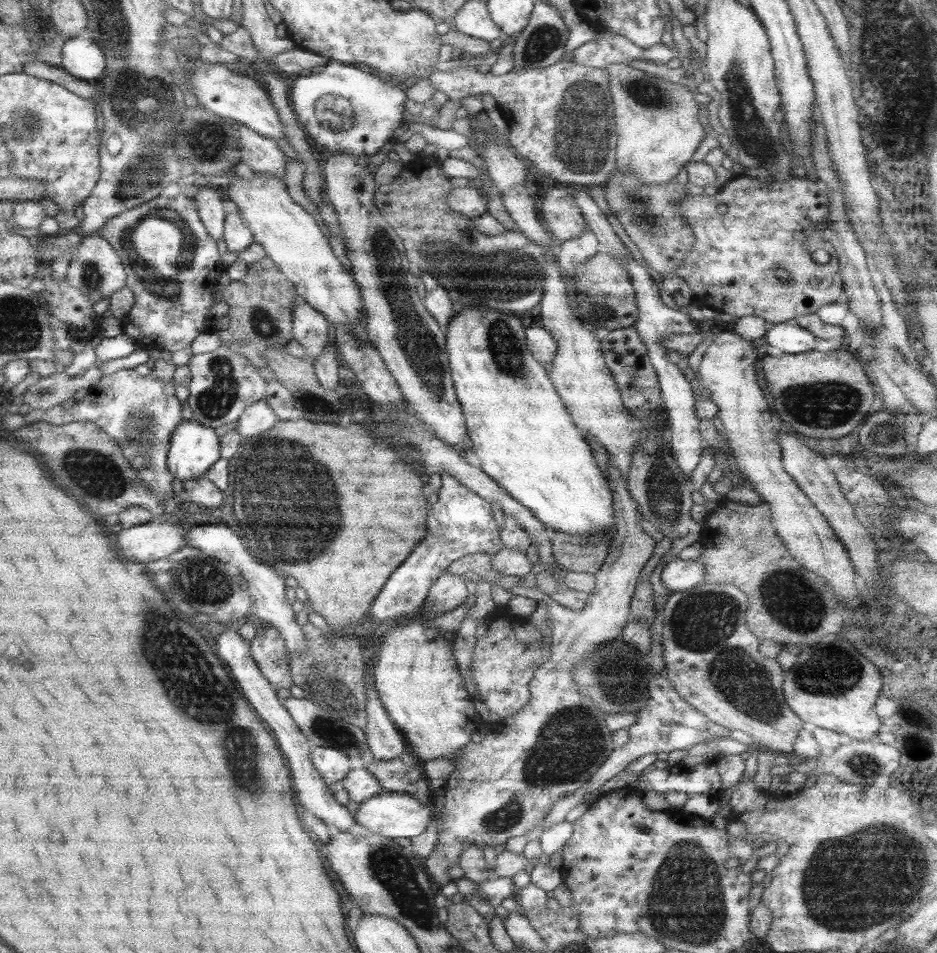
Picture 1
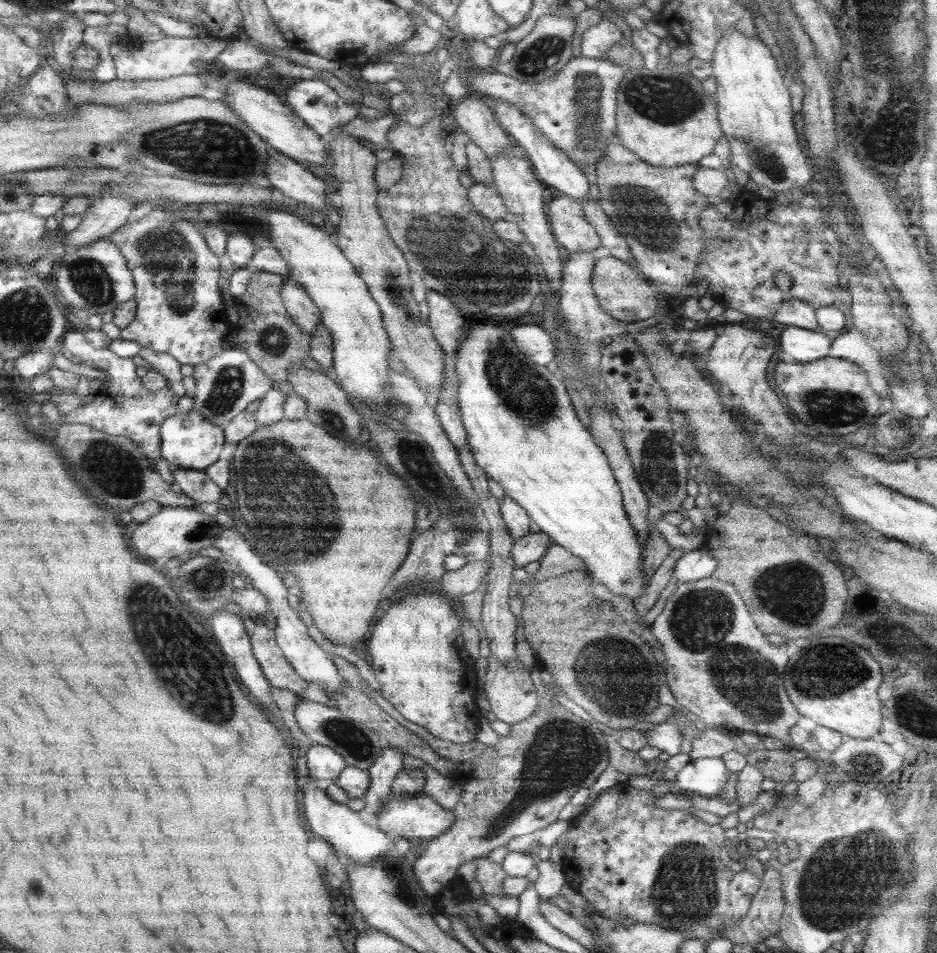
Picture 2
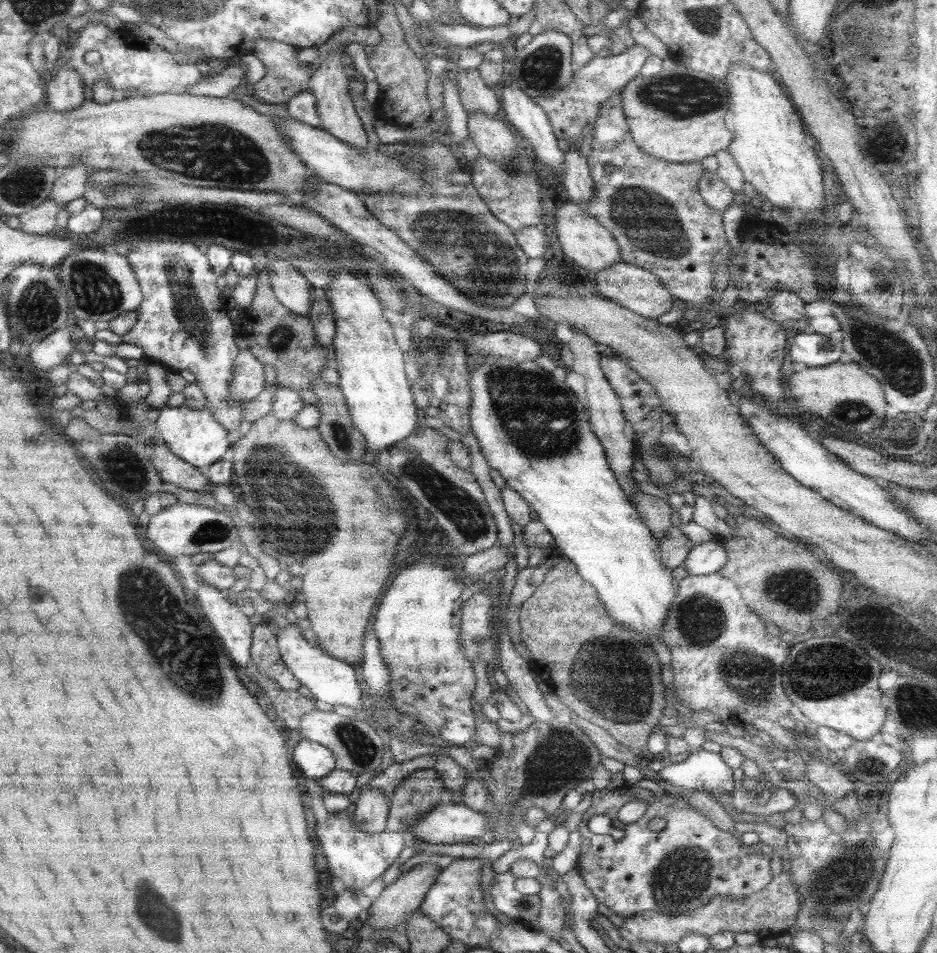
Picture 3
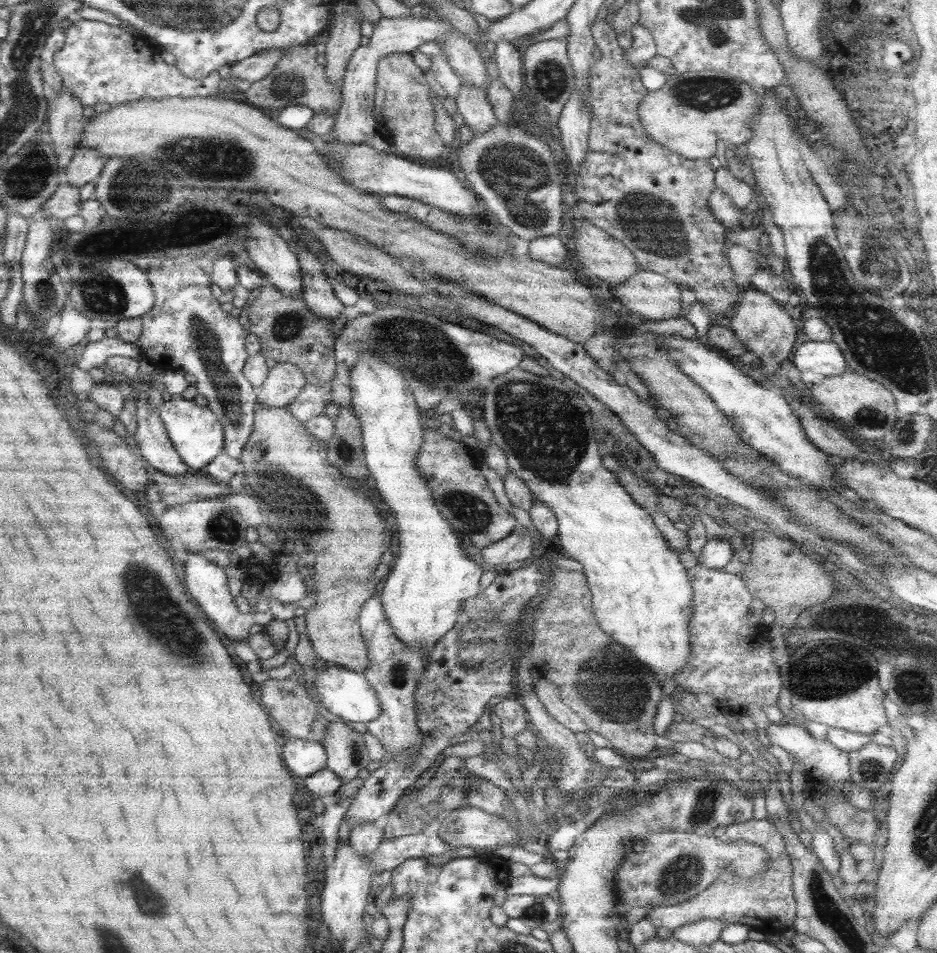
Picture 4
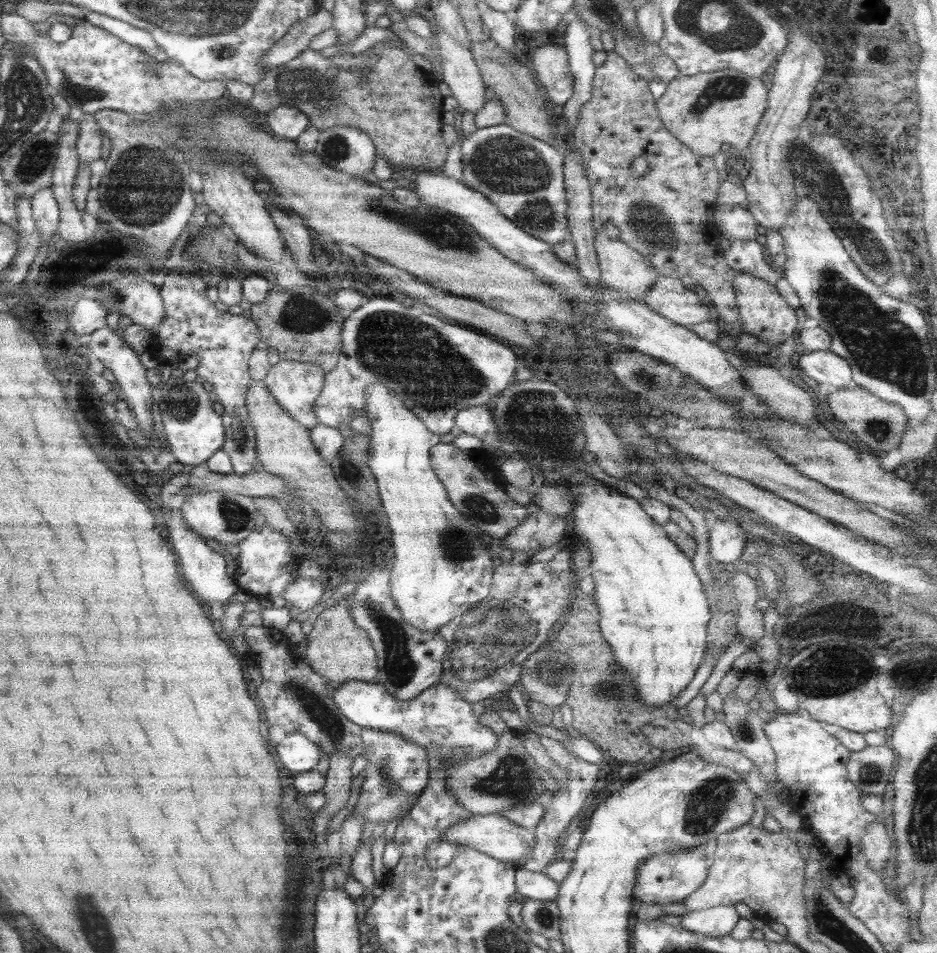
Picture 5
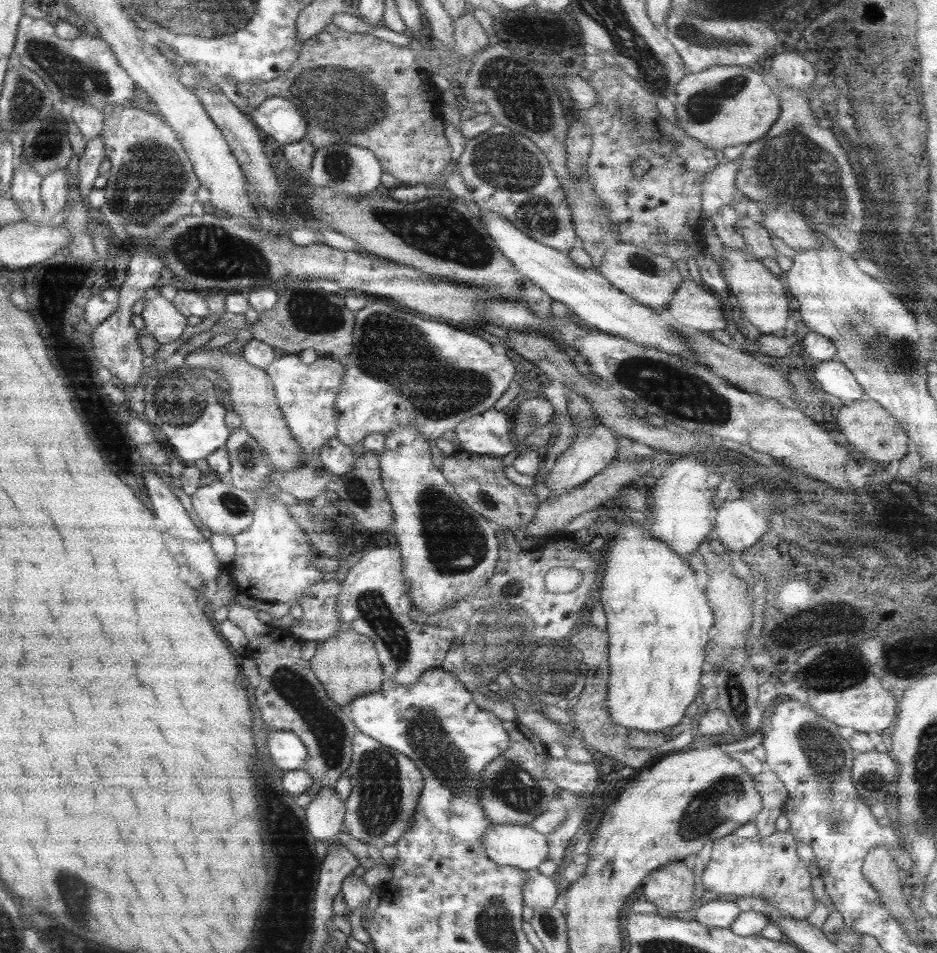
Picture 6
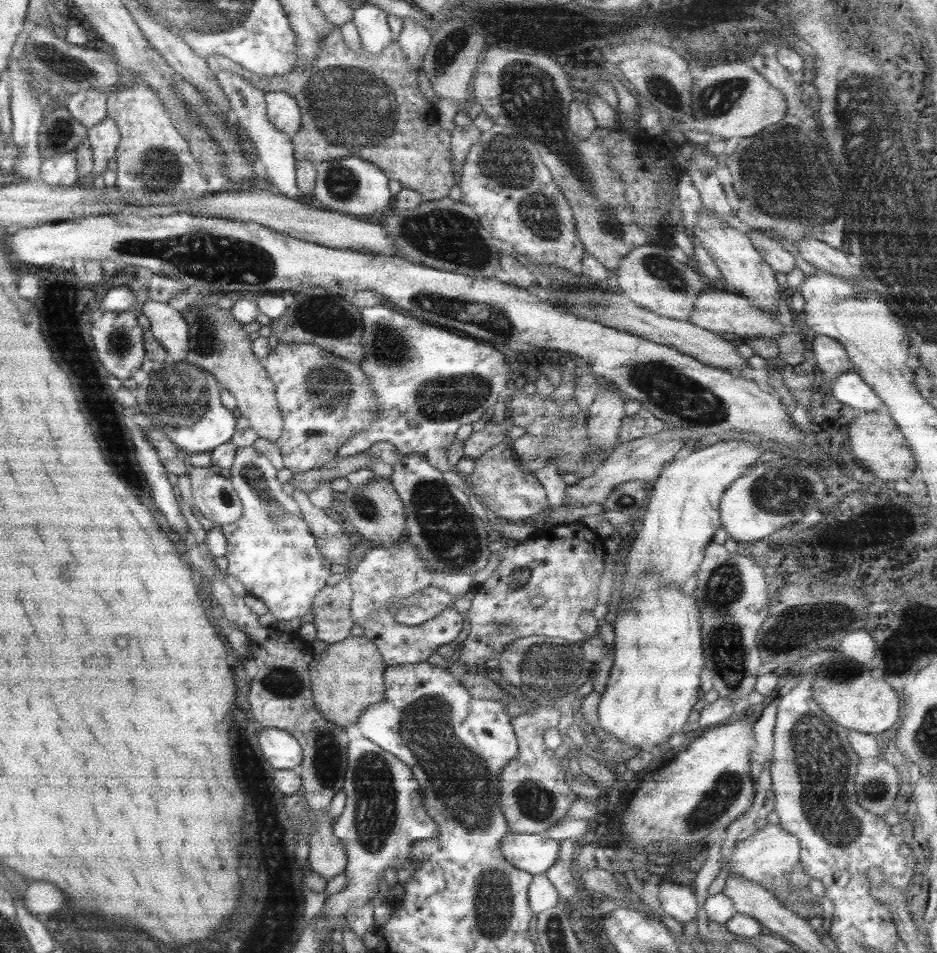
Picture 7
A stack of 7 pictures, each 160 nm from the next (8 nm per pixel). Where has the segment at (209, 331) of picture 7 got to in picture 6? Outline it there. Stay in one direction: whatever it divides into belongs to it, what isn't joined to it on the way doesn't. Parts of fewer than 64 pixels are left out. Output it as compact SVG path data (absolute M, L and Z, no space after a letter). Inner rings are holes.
M204 345L197 347L184 356L185 366L189 368L208 368L219 373L228 386L229 404L231 410L240 418L240 424L251 438L262 448L265 461L269 461L276 471L295 470L301 468L301 452L298 444L290 435L283 420L282 412L276 405L271 381L263 369L247 364L242 356L233 356L224 348L204 349Z

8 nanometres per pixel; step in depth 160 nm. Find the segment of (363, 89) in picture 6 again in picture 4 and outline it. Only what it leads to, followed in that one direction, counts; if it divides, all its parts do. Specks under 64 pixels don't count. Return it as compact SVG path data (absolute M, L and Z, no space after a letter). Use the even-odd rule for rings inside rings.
M311 43L282 49L275 66L263 79L250 83L243 91L245 103L255 108L280 110L291 105L310 108L313 113L333 113L340 105L340 92L334 84L329 84L323 65L315 61L317 55ZM391 53L380 58L376 64L374 83L374 109L372 113L376 134L384 138L388 144L393 144L395 152L408 160L428 162L445 156L444 144L434 129L433 103L429 95L431 90L423 78L423 71L411 61L410 53Z

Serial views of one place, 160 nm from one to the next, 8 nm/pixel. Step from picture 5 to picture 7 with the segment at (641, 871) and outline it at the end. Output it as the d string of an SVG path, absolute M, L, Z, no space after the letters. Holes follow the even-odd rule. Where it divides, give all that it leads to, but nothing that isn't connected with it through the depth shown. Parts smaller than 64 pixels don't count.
M661 881L657 885L656 893L659 906L665 915L681 924L695 919L697 902L695 894L688 886L673 881Z

